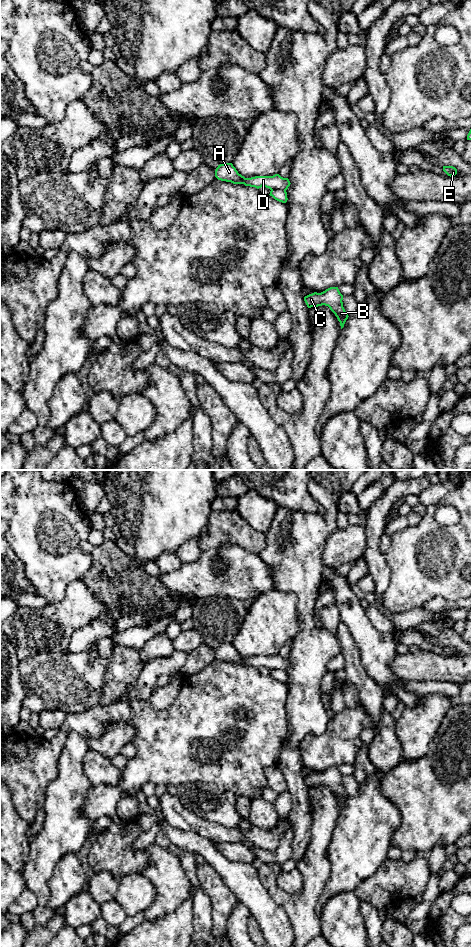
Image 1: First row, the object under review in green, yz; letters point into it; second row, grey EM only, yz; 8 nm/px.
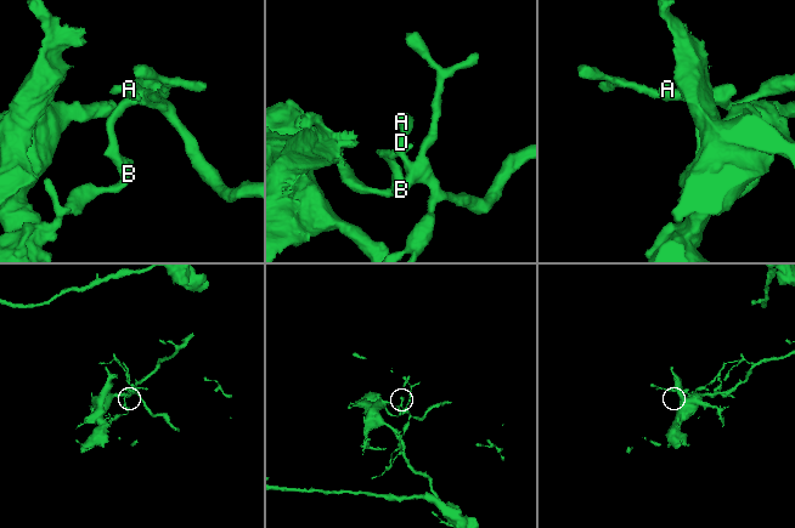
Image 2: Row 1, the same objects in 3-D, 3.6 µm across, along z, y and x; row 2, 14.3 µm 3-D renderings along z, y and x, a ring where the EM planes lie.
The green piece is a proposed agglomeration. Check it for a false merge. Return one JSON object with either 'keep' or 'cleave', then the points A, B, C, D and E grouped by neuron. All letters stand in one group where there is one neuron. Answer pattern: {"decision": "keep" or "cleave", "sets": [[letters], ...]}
{"decision": "cleave", "sets": [["A", "D", "E"], ["B", "C"]]}

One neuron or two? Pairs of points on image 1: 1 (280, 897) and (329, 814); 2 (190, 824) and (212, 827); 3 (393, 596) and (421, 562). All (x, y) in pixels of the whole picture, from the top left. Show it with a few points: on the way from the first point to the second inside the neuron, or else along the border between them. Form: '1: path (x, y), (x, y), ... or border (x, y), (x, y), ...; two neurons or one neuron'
1: path (306, 892), (313, 885), (315, 856), (320, 840); one neuron
2: path (195, 824), (207, 827); one neuron
3: path (401, 588), (419, 570); one neuron

